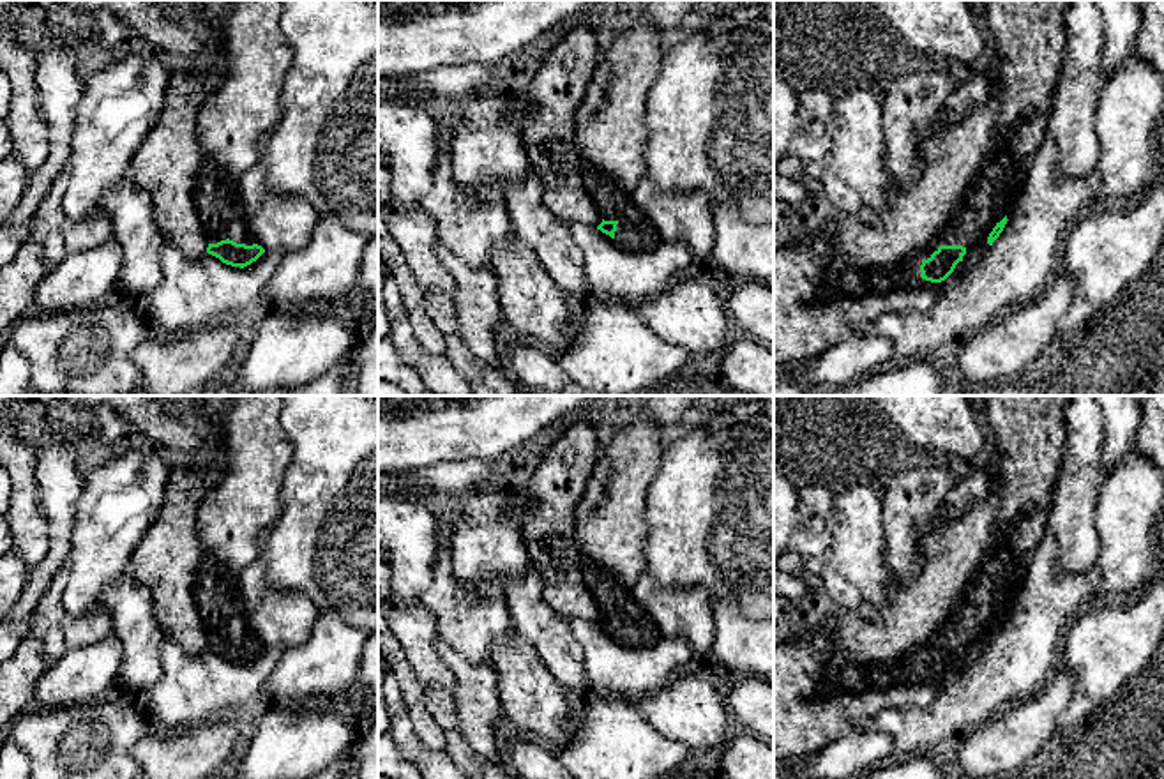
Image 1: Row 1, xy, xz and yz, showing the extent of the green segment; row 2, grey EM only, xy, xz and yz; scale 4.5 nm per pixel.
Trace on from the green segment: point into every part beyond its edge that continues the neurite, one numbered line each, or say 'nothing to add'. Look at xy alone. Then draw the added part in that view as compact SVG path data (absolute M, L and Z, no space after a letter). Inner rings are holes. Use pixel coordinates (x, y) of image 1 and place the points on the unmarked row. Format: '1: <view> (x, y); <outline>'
1: xy (214, 594); M205 569L194 585L194 601L205 624L207 638L226 636L230 606L237 602L235 583L215 571Z

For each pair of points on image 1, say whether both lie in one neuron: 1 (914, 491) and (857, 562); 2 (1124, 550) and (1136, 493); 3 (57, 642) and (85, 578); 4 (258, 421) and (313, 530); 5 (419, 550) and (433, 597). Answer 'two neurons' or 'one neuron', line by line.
1: two neurons
2: one neuron
3: two neurons
4: two neurons
5: two neurons

